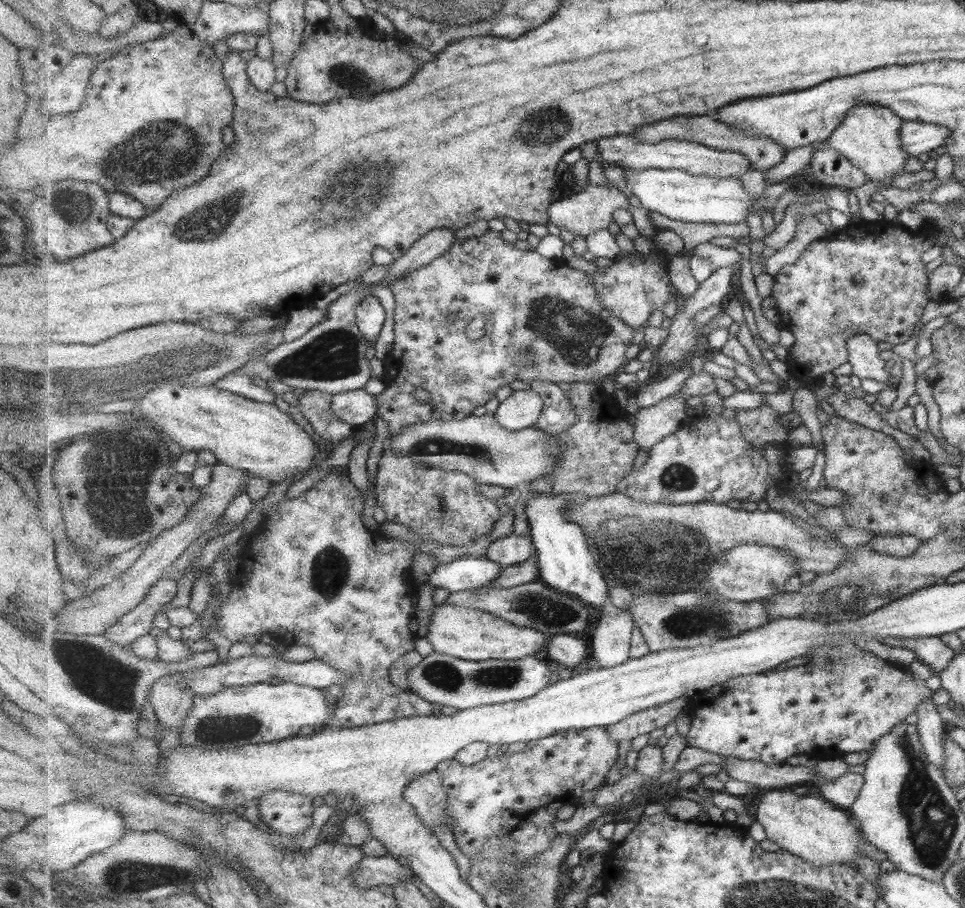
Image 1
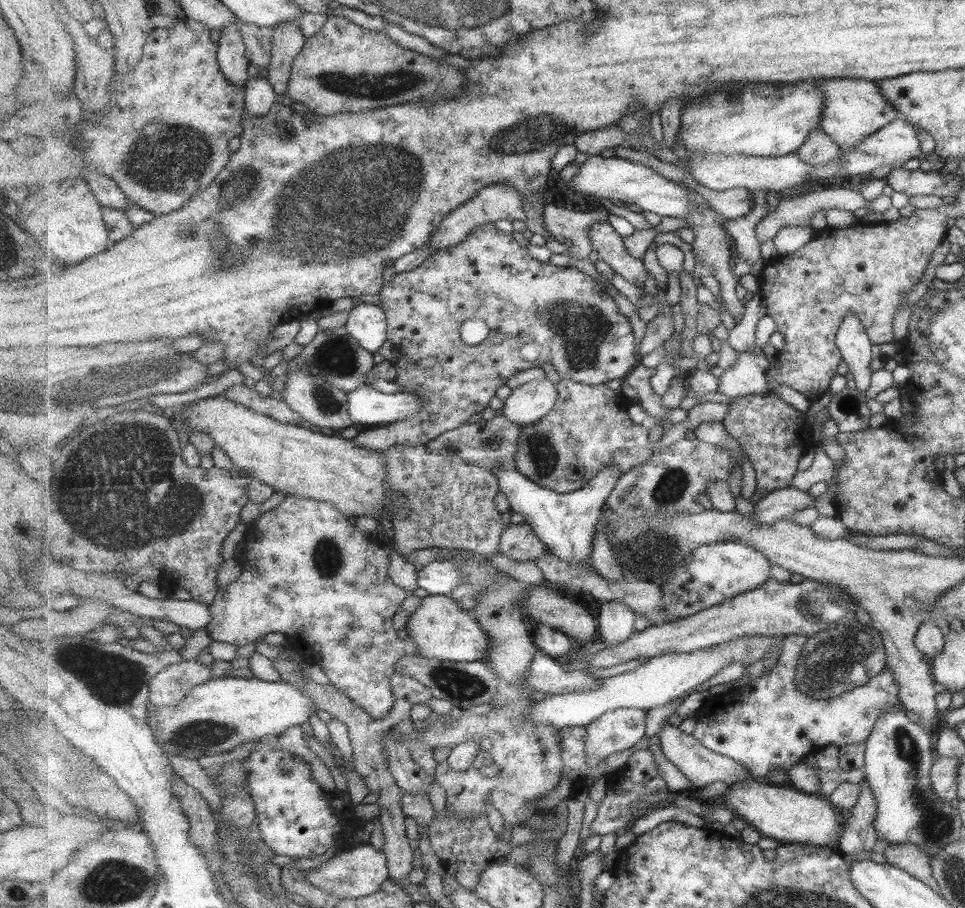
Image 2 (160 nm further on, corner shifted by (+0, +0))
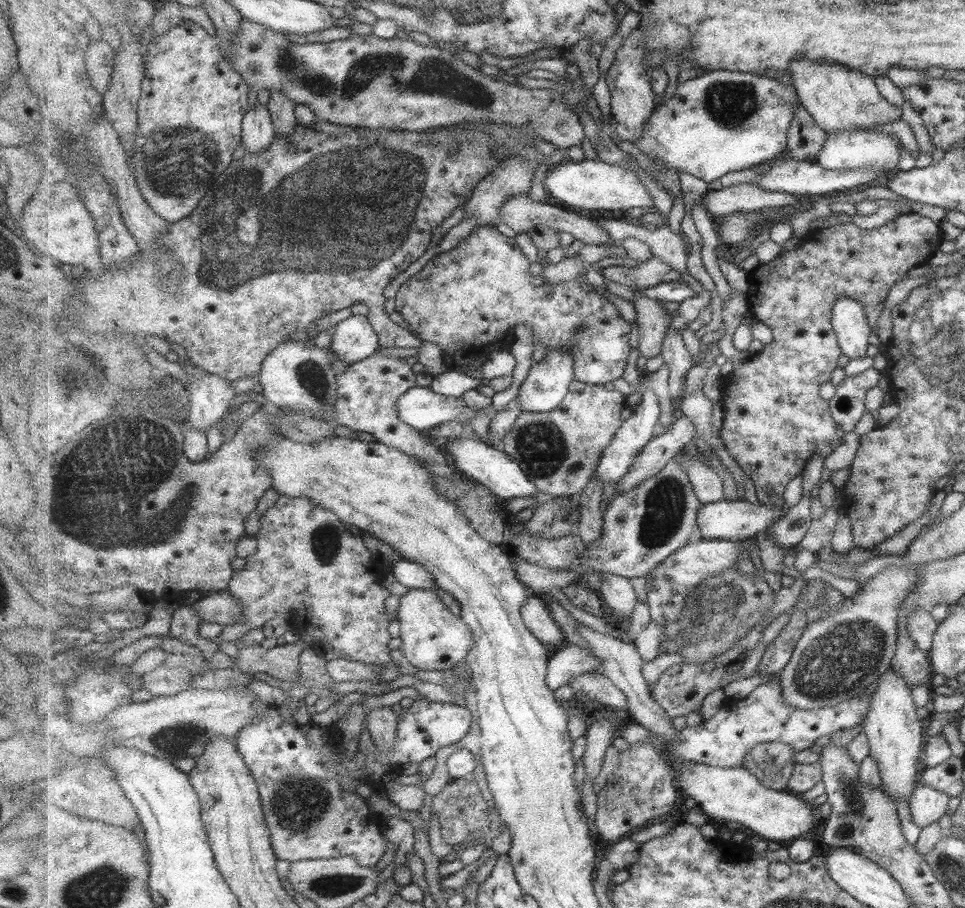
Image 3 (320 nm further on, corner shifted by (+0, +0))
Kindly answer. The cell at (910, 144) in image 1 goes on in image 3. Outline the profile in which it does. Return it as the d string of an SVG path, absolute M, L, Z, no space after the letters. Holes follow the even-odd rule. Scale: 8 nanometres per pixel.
M849 130L828 134L827 144L818 155L818 162L823 168L829 170L853 170L863 167L895 168L898 152L901 150L900 142L893 135L887 135L869 130Z

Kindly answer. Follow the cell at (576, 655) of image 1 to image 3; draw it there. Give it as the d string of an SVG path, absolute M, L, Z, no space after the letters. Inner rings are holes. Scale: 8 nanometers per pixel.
M531 595L527 599L527 604L523 606L523 619L527 628L529 628L531 632L543 642L543 644L546 644L547 646L553 645L557 648L563 647L566 644L565 634L561 631L561 628L555 620L553 620L549 607L543 600Z

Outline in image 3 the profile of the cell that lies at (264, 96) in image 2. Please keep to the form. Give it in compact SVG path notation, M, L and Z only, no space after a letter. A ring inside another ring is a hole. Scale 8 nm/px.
M255 104L243 121L243 145L248 154L260 154L273 145L276 131L269 106Z

